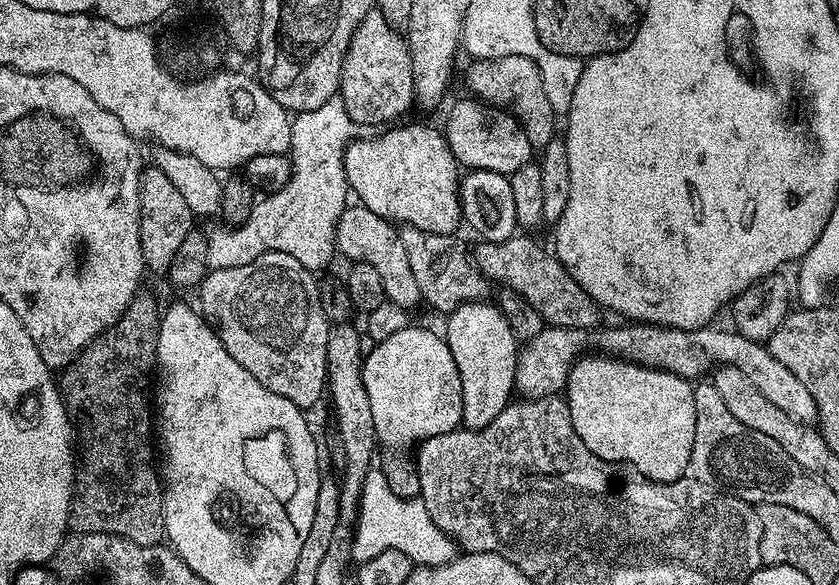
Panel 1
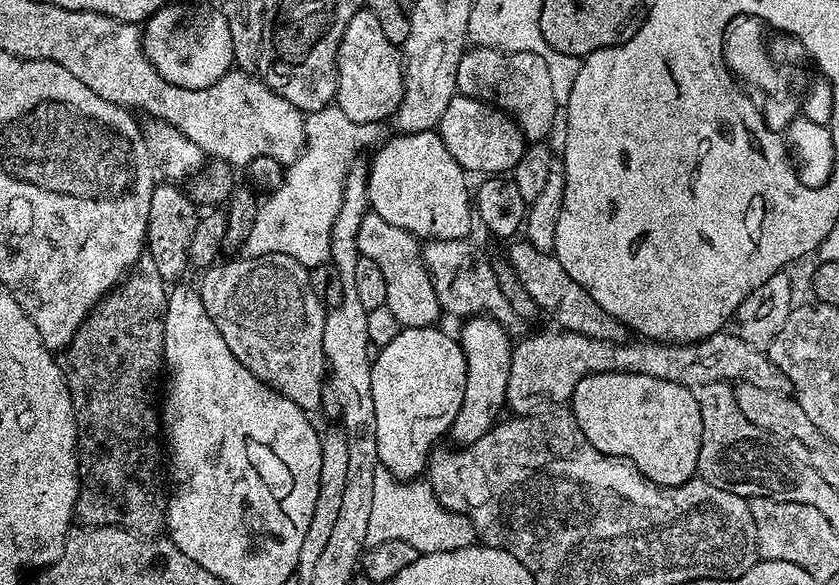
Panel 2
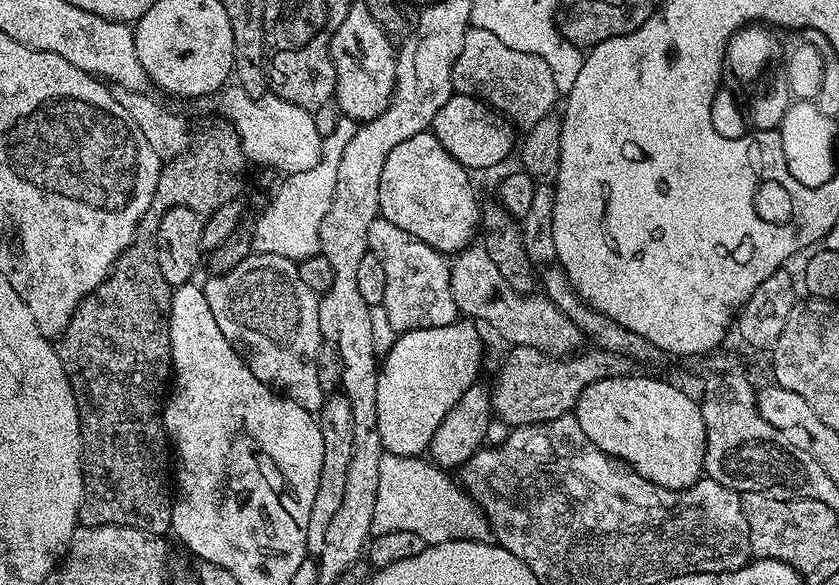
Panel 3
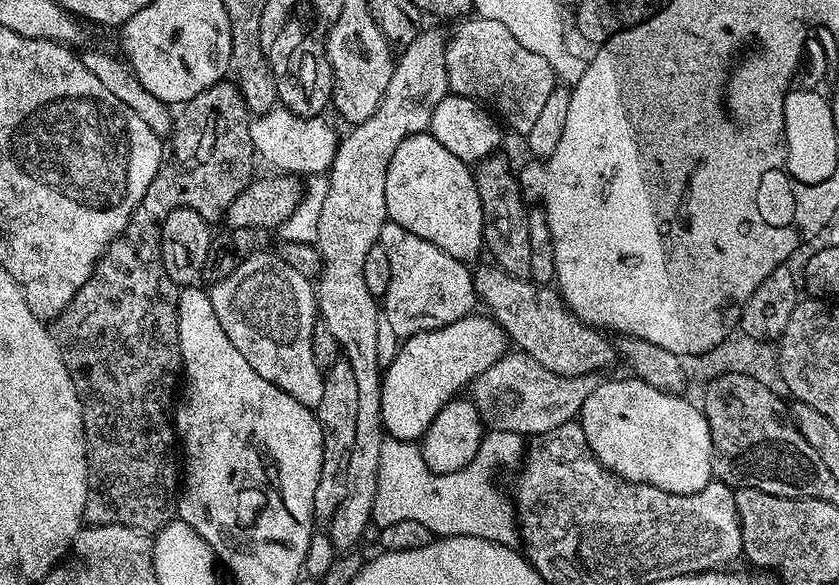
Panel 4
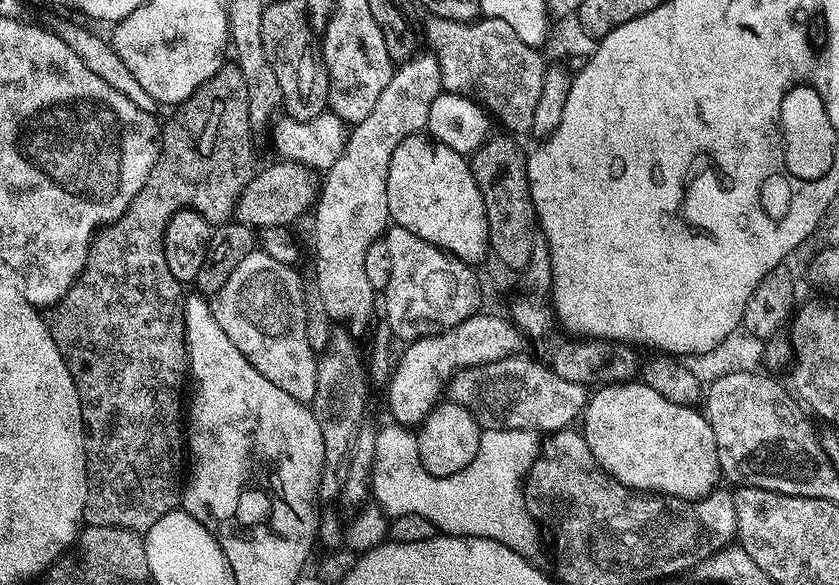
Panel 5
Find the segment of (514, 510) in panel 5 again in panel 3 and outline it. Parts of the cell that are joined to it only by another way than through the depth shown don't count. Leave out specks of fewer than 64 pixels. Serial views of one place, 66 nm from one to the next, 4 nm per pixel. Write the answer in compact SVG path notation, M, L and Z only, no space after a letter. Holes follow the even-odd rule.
M386 454L378 462L378 503L374 505L372 536L390 534L390 530L414 530L425 545L451 540L487 541L490 529L480 505L448 476L447 471L420 456Z

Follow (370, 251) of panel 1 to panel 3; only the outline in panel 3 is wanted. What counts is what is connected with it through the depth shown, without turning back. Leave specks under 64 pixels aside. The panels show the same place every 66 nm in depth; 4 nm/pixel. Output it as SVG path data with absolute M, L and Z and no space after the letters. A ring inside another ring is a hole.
M377 218L370 226L368 247L382 262L382 270L386 270L383 306L396 333L456 323L458 313L452 297L450 264L441 253L406 234L406 230L398 230L394 222L386 222L383 218Z

